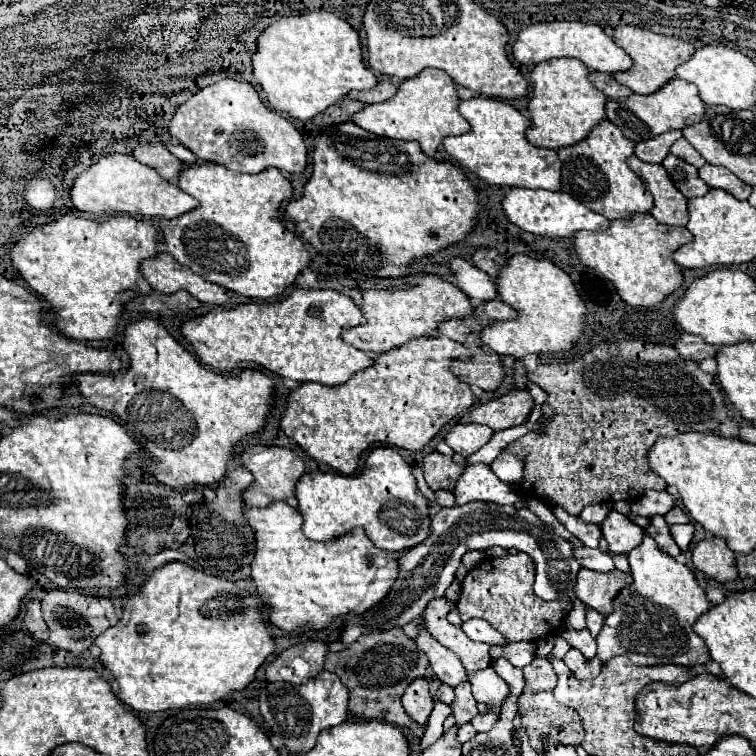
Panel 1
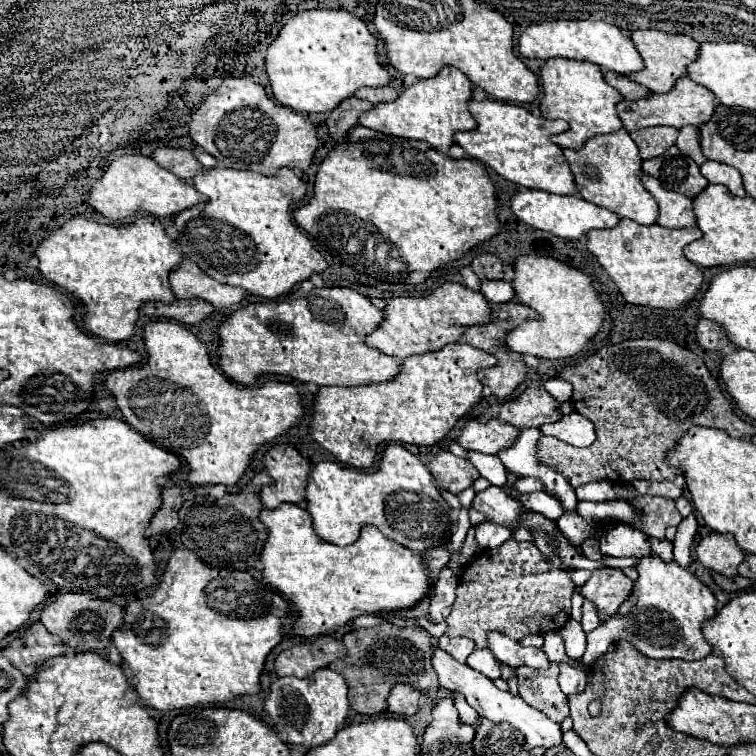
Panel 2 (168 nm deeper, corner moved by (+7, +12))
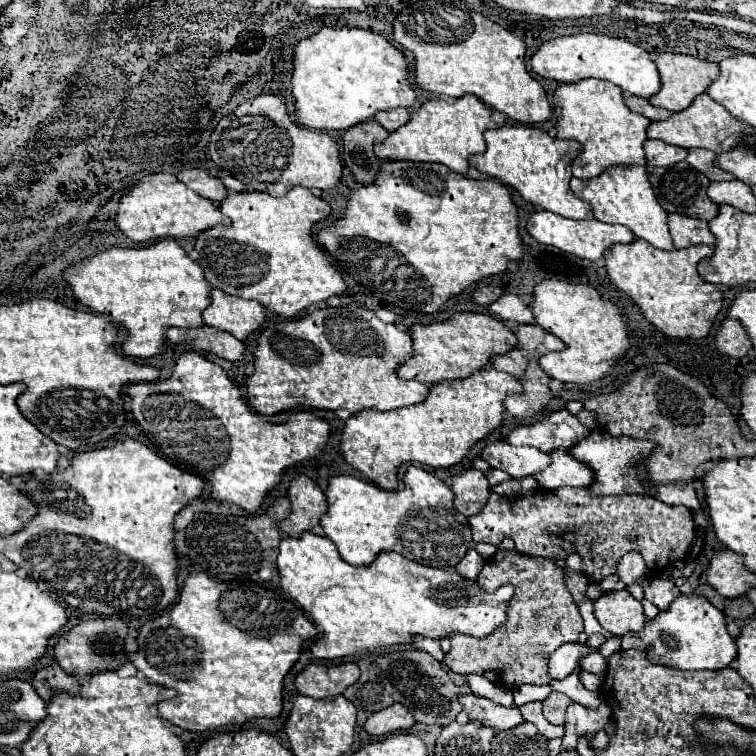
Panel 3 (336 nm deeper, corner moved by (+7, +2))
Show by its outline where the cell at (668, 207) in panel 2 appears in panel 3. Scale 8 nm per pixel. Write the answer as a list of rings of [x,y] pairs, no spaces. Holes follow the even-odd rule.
[[[668,214],[668,226],[676,248],[688,248],[694,244],[714,246],[716,238],[708,228],[708,222],[698,218],[688,218],[682,214]]]

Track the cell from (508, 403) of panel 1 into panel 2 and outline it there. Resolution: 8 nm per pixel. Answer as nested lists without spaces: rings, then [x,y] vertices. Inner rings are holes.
[[[528,386],[520,396],[508,398],[502,404],[488,406],[482,414],[476,416],[476,420],[486,422],[490,418],[500,418],[516,428],[540,428],[546,422],[560,420],[560,414],[556,414],[556,406],[558,402],[544,388]]]

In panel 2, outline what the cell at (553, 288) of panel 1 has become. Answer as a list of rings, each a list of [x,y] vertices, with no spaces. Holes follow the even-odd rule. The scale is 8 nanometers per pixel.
[[[518,256],[514,262],[512,288],[516,300],[536,310],[538,318],[526,320],[520,328],[506,332],[504,344],[518,354],[532,354],[538,358],[570,358],[584,350],[584,344],[598,332],[604,320],[604,306],[590,282],[590,278],[550,256]]]

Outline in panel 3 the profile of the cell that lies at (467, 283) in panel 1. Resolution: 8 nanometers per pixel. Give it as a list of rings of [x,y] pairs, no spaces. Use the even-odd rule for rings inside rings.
[[[502,294],[492,306],[492,314],[498,316],[500,320],[506,322],[516,322],[516,324],[534,324],[534,314],[530,306],[516,294]]]

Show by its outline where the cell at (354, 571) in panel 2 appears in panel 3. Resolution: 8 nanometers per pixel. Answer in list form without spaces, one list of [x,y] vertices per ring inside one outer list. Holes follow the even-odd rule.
[[[312,532],[300,538],[284,538],[278,554],[280,586],[288,592],[320,630],[320,640],[316,640],[310,652],[320,660],[338,660],[344,656],[364,656],[388,646],[410,644],[416,634],[426,638],[448,638],[452,634],[466,634],[474,638],[486,638],[492,630],[498,630],[506,622],[506,608],[514,596],[514,586],[506,584],[494,592],[478,586],[476,580],[460,576],[456,570],[438,570],[424,564],[416,564],[396,552],[382,552],[370,566],[350,566],[340,558],[336,546],[322,536]]]

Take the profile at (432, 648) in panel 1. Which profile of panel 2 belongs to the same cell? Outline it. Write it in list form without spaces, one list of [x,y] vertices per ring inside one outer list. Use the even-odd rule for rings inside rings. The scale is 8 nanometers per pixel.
[[[434,648],[432,654],[432,666],[434,672],[438,674],[440,686],[450,690],[450,692],[460,692],[464,694],[466,702],[484,718],[494,720],[494,722],[508,722],[512,724],[516,730],[520,730],[524,734],[524,750],[532,750],[534,746],[542,746],[542,748],[552,748],[562,744],[562,730],[556,722],[548,720],[544,714],[540,714],[536,708],[528,706],[520,696],[512,696],[510,692],[502,692],[500,688],[494,686],[494,682],[490,678],[486,678],[484,674],[480,674],[478,670],[460,664],[458,660],[454,660],[454,656],[448,656],[448,652],[444,652],[442,648]]]

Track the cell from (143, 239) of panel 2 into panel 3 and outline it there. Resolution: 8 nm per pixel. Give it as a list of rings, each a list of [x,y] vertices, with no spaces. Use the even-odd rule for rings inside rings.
[[[164,240],[156,242],[148,248],[112,248],[98,256],[92,256],[84,262],[74,264],[64,278],[72,284],[76,298],[96,310],[98,314],[104,314],[108,320],[112,320],[118,326],[124,326],[128,330],[128,340],[124,342],[122,350],[126,356],[134,358],[152,358],[156,354],[164,352],[166,344],[166,330],[172,326],[178,328],[200,328],[204,326],[202,310],[210,306],[210,284],[204,278],[204,270],[188,258],[188,254],[174,242]]]

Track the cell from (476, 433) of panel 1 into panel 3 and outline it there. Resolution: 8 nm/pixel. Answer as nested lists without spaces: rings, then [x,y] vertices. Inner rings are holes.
[[[494,442],[482,450],[482,460],[492,468],[508,472],[512,478],[534,476],[552,462],[550,454],[544,454],[532,446],[512,446],[508,442]]]

